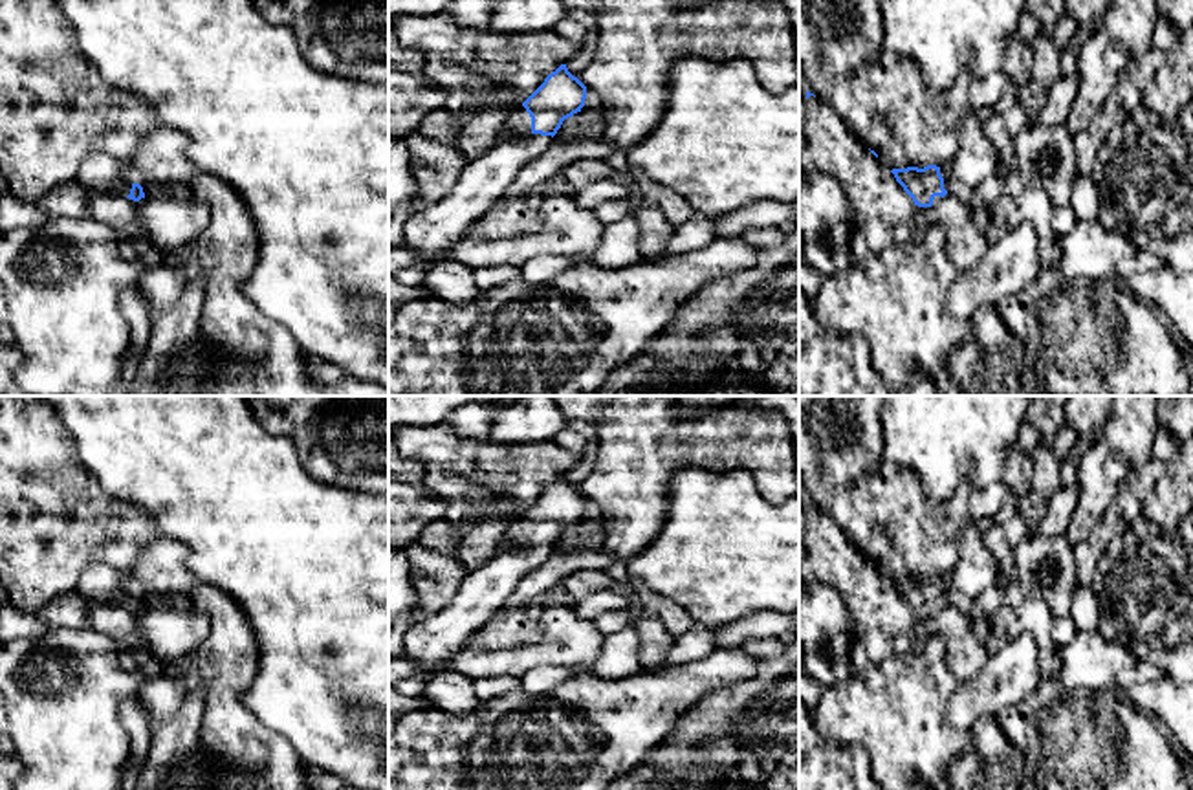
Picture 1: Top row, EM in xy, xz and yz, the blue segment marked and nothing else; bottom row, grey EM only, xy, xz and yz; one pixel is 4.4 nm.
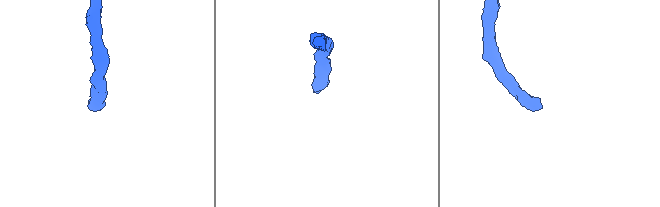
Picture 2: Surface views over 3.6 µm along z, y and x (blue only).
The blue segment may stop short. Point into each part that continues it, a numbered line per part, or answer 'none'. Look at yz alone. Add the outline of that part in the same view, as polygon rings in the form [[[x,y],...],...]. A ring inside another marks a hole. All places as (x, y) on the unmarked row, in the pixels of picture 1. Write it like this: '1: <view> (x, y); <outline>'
1: yz (953, 596); [[[951,572],[940,577],[940,585],[944,588],[947,605],[958,609],[960,612],[971,614],[975,599],[951,585]]]

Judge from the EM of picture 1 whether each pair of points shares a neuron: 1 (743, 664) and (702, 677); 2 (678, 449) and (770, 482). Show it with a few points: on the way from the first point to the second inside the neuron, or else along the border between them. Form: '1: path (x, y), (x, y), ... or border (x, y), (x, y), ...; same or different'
1: path (733, 666), (711, 673); same
2: path (702, 449), (741, 449), (750, 459); same

